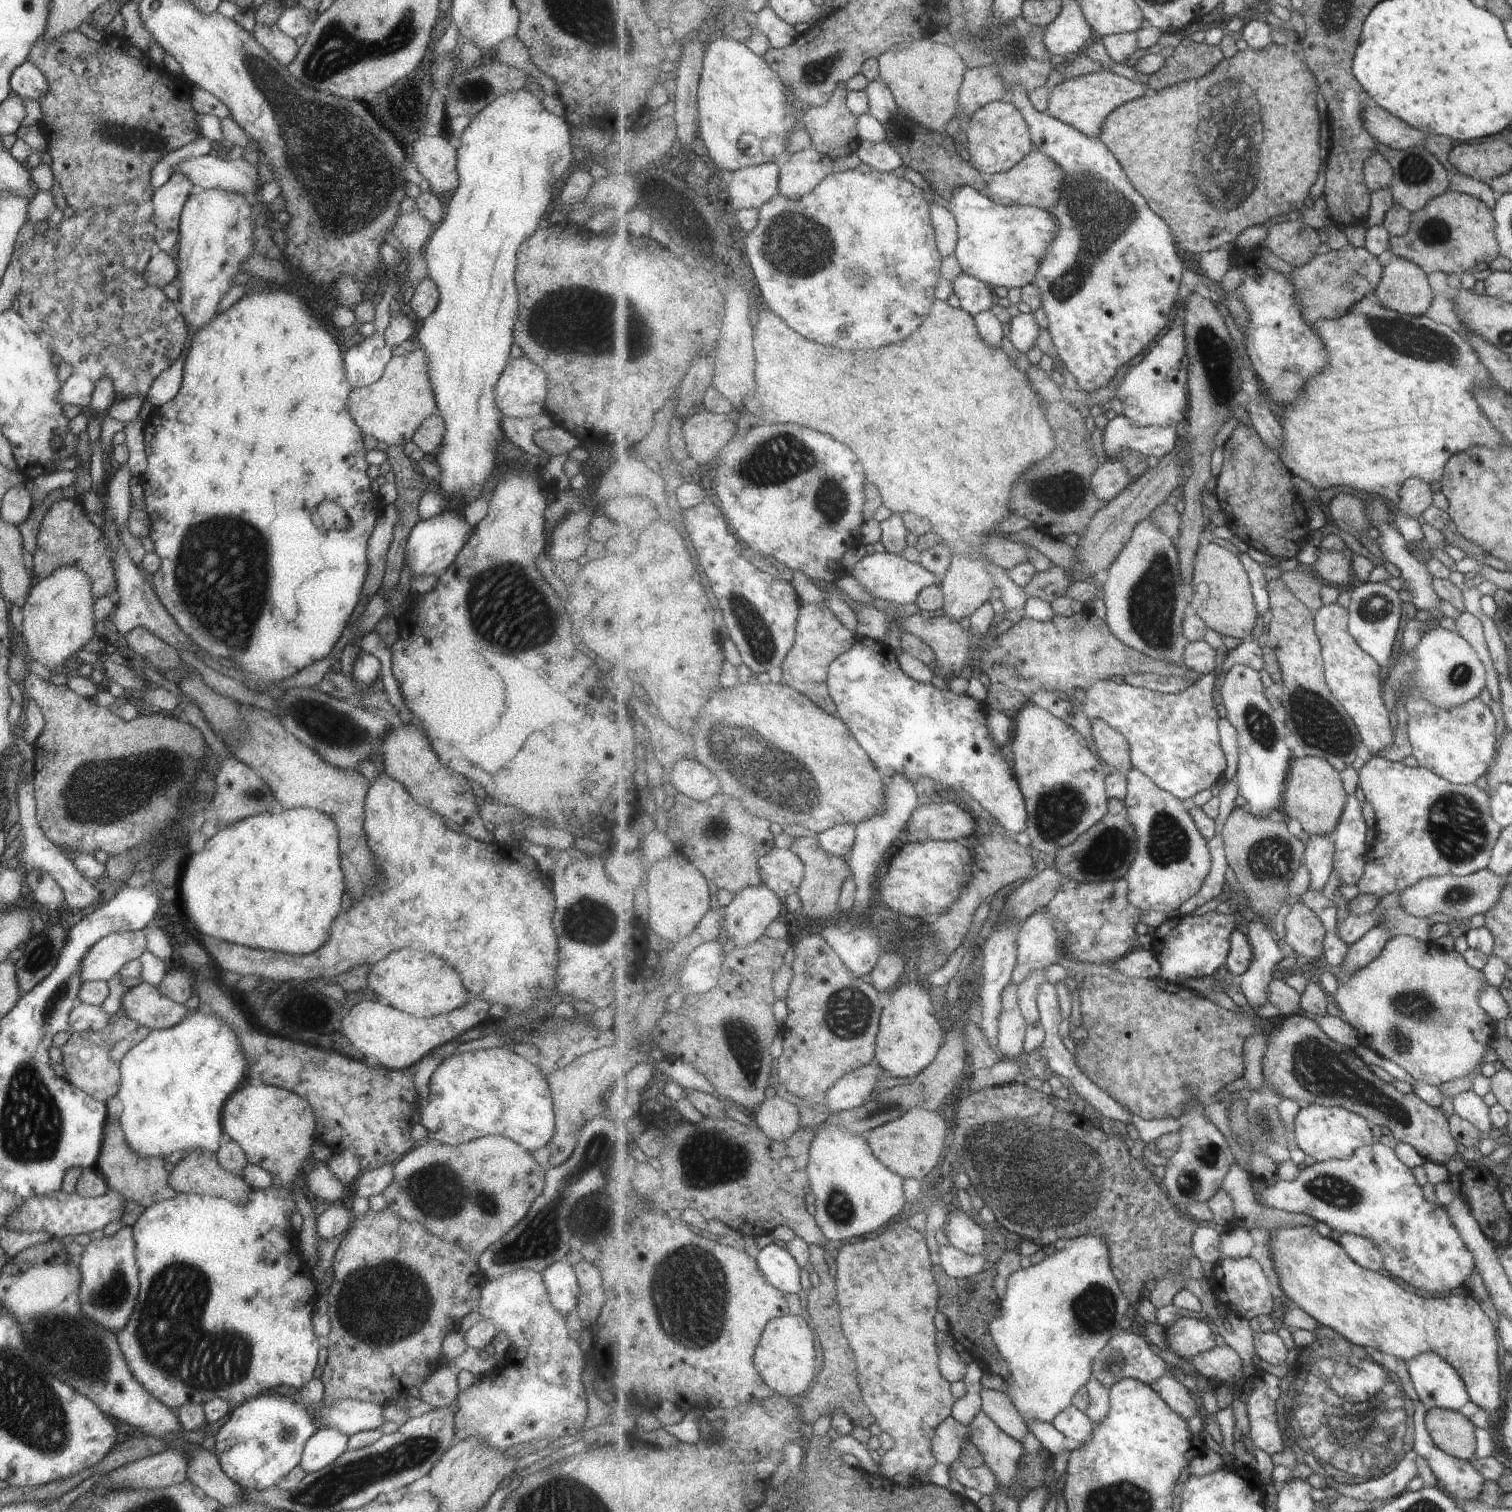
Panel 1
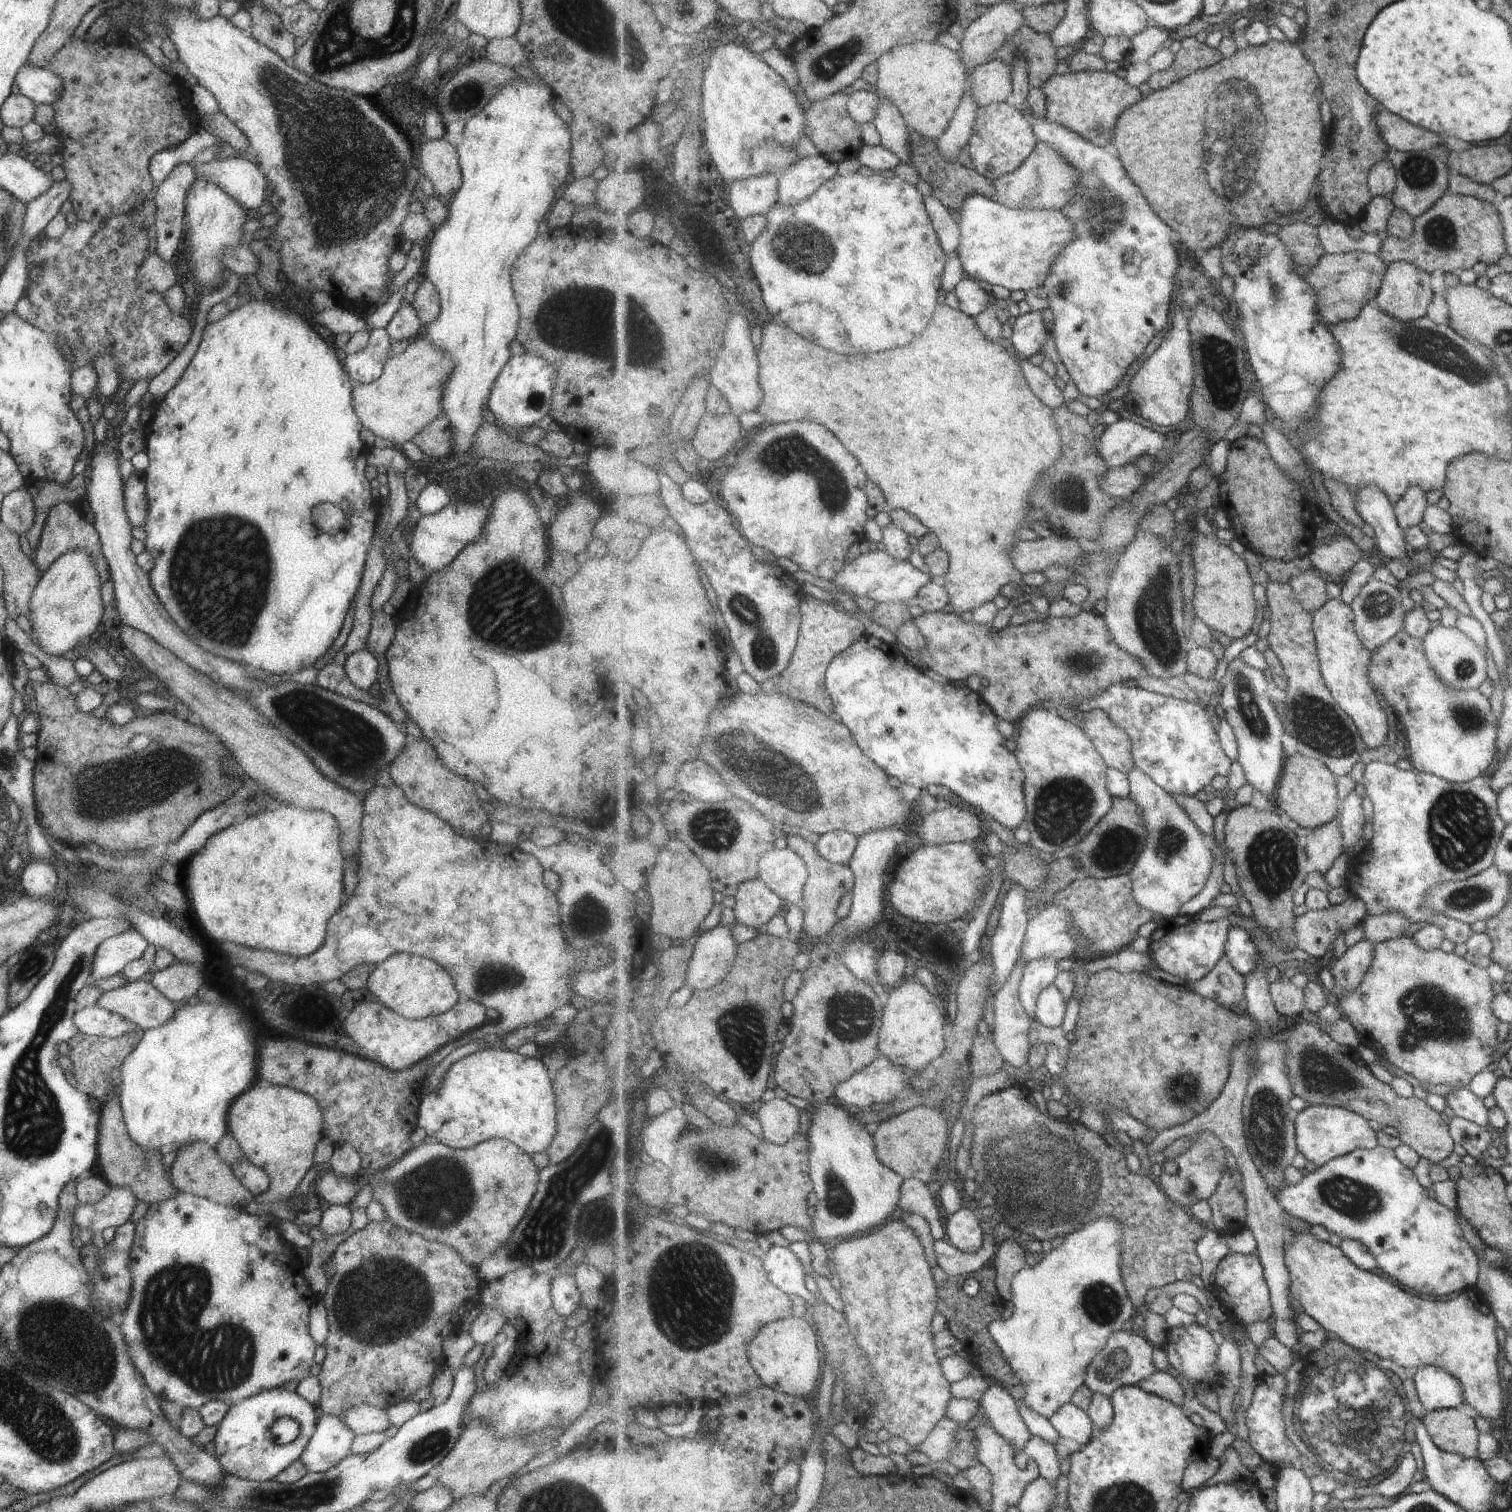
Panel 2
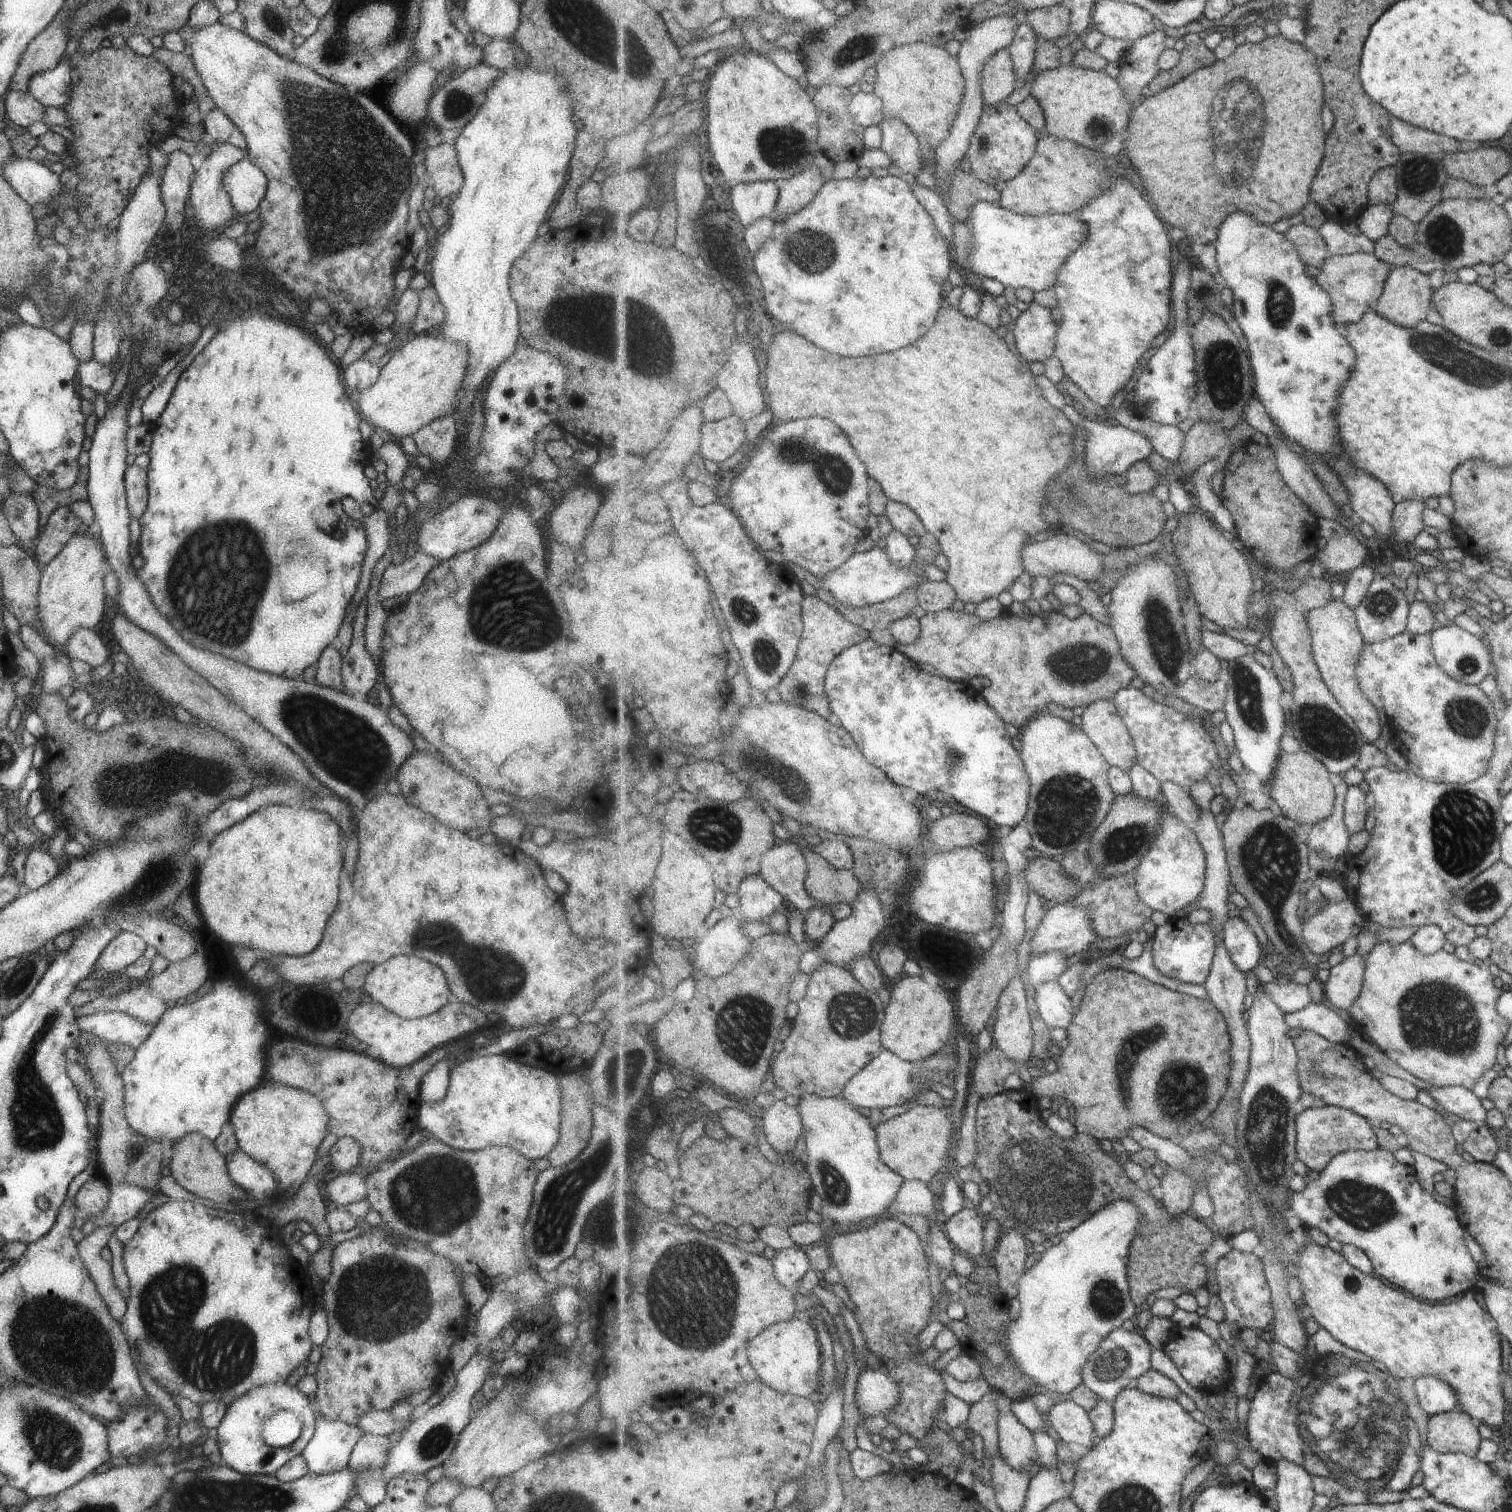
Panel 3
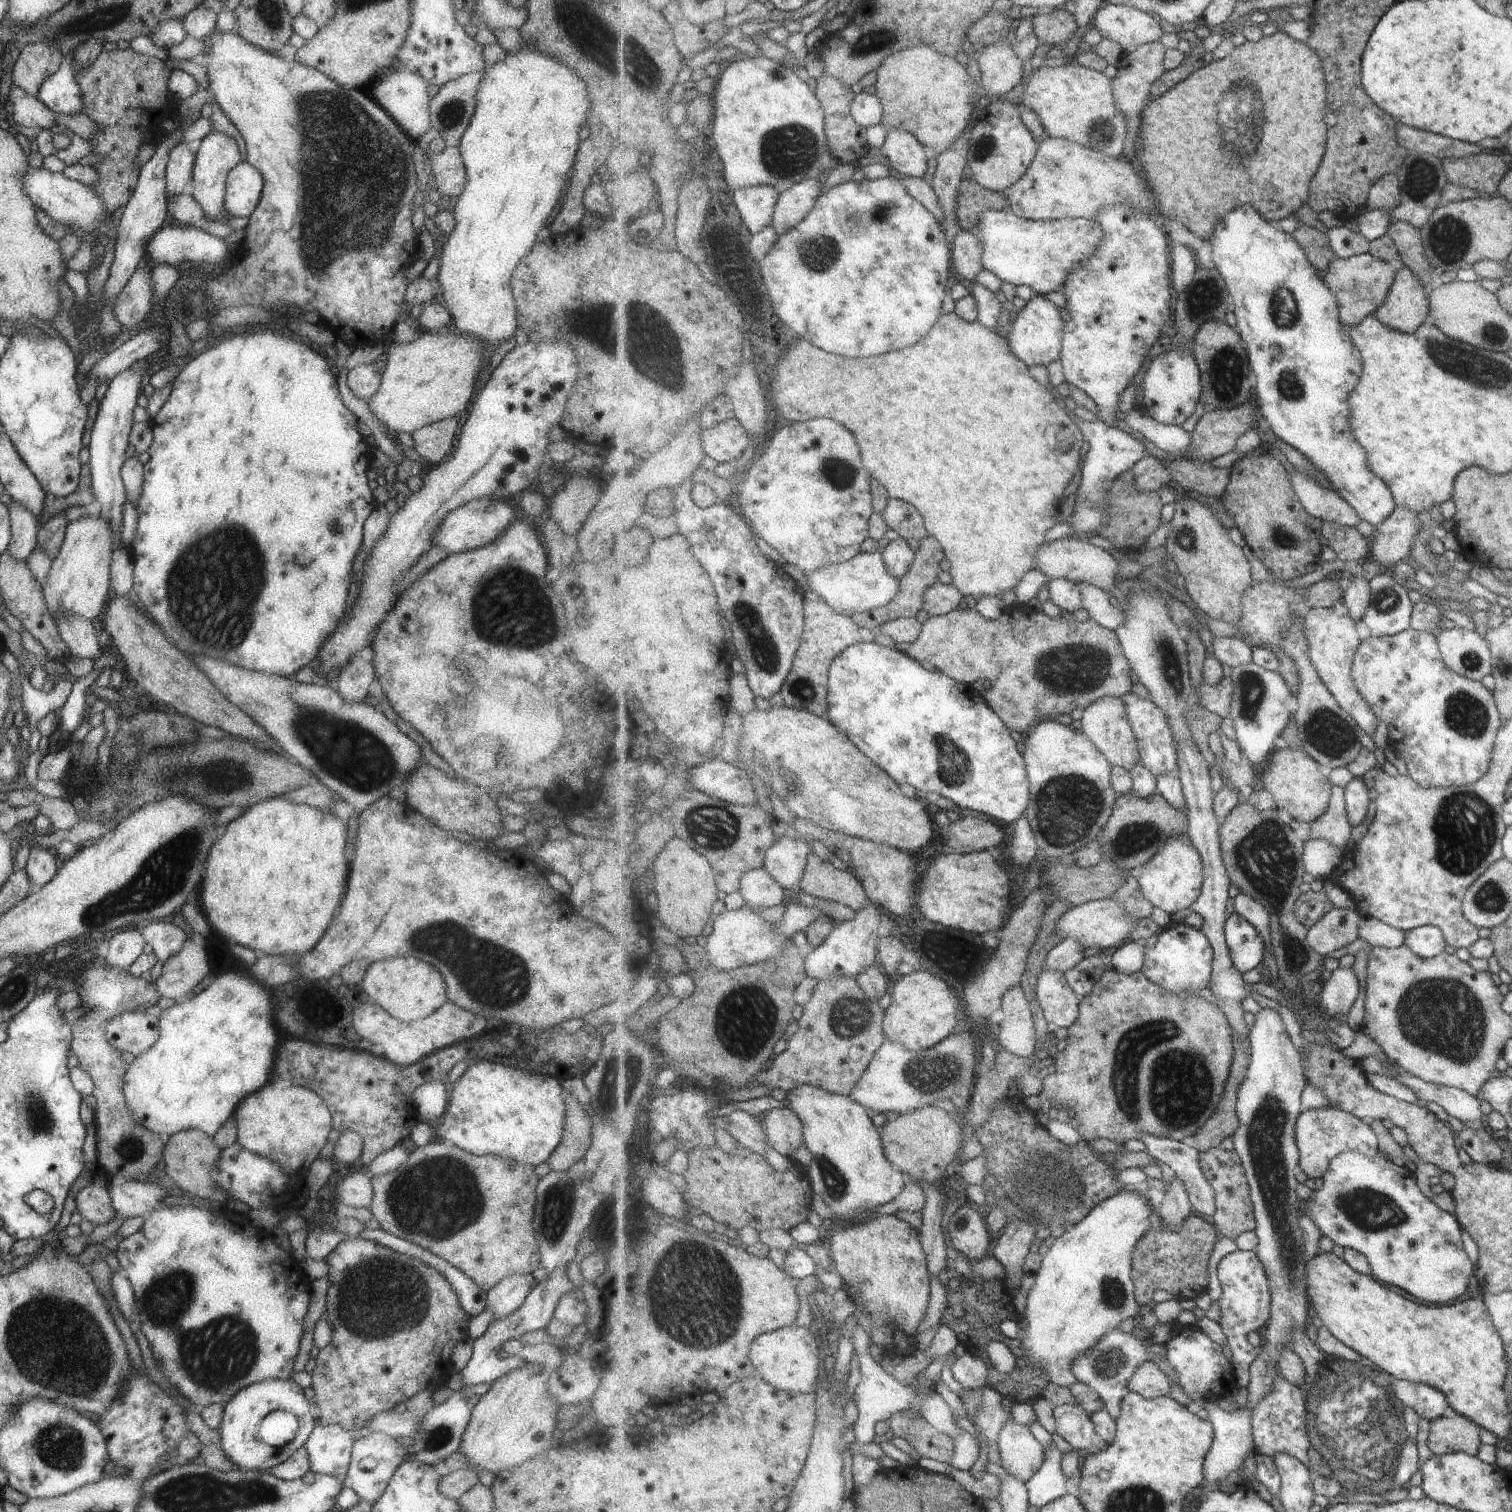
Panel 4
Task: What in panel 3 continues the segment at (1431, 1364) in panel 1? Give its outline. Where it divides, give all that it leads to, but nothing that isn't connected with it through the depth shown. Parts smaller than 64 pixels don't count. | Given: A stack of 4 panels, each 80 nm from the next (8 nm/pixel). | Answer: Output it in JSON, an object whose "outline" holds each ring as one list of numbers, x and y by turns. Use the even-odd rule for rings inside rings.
{"outline":[[1419,1377,1413,1382,1419,1408,1428,1417,1457,1410,1453,1389,1436,1377]]}

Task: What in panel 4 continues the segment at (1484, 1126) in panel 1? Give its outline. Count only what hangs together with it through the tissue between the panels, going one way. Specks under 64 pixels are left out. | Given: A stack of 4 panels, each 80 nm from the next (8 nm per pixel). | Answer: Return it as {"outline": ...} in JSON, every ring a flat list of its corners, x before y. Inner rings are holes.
{"outline":[[1376,1056,1361,1060,1365,1072,1385,1075,1394,1078,1414,1093,1417,1099,1423,1102,1433,1102,1443,1108,1449,1117,1463,1122,1475,1123,1482,1121,1481,1106,1477,1097,1472,1097,1461,1089,1455,1087,1444,1087,1433,1083,1423,1082,1415,1075,1409,1074,1407,1070,1393,1063,1386,1063]]}

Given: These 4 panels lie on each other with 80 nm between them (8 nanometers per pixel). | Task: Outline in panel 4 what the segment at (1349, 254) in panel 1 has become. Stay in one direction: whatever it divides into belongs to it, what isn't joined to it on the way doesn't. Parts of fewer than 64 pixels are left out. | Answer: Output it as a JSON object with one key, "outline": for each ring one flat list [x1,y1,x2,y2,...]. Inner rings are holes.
{"outline":[[1370,252,1348,259,1335,259,1324,277,1324,282,1337,295,1340,317,1345,325,1356,327,1385,304,1398,272,1398,266,1375,258]]}

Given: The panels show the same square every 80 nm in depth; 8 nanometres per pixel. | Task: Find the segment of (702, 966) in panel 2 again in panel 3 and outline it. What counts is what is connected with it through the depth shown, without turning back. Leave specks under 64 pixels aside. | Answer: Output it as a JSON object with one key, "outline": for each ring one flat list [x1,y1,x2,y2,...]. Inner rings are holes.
{"outline":[[741,916,724,917,719,924,705,932,707,936,703,936,697,948,699,970,714,979,729,975,738,962,750,954,754,938,744,933,744,924]]}

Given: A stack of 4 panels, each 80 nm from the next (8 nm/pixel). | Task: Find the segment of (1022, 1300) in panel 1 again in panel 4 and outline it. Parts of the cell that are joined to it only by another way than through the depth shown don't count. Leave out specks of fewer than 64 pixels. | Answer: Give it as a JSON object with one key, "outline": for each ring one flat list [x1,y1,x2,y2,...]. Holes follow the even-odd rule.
{"outline":[[1119,1191,1114,1197,1109,1197,1106,1201,1100,1202,1095,1208,1091,1209,1090,1213,1087,1214,1083,1220,1080,1220,1073,1226,1069,1226,1066,1231,1055,1240,1047,1254,1045,1254,1041,1268,1037,1270,1036,1274,1033,1276,1034,1283,1026,1295,1026,1310,1021,1315,1021,1326,1023,1329,1021,1340,1023,1344,1021,1344,1021,1348,1017,1347,1016,1349,1019,1350,1020,1353,1025,1352,1032,1361,1035,1361,1048,1374,1051,1383,1071,1388,1079,1381,1072,1370,1075,1360,1081,1357,1083,1353,1087,1353,1093,1349,1107,1333,1110,1333,1113,1329,1117,1329,1117,1326,1119,1326,1121,1322,1125,1322,1127,1318,1137,1316,1137,1312,1142,1312,1140,1309,1141,1305,1135,1294,1136,1286,1134,1278,1132,1277,1132,1264,1136,1246,1138,1242,1150,1232,1154,1224,1154,1215,1156,1214,1153,1212,1151,1204,1149,1204,1146,1191]]}

